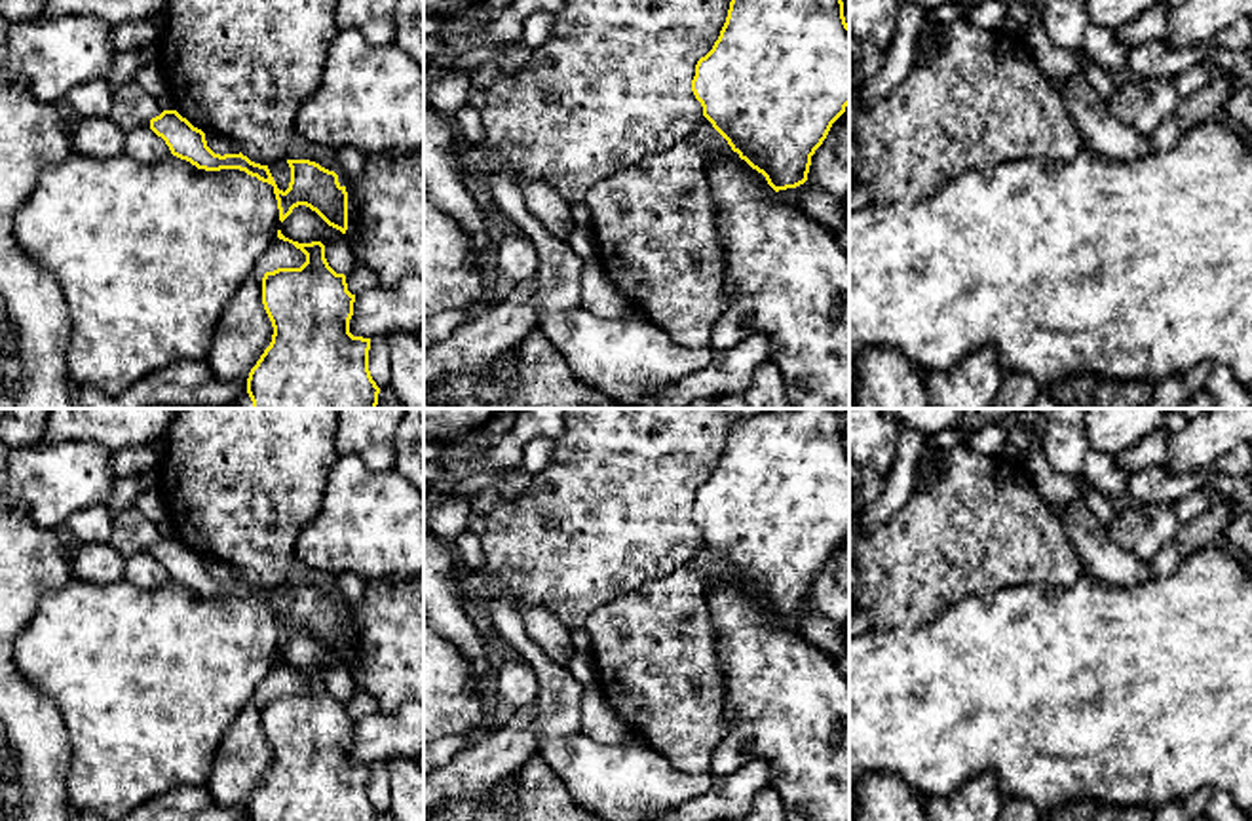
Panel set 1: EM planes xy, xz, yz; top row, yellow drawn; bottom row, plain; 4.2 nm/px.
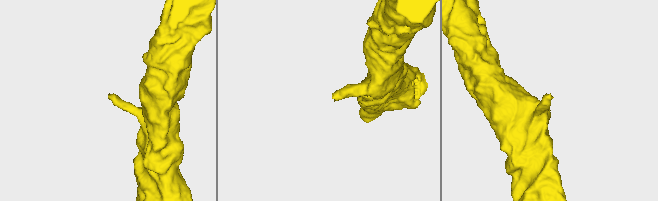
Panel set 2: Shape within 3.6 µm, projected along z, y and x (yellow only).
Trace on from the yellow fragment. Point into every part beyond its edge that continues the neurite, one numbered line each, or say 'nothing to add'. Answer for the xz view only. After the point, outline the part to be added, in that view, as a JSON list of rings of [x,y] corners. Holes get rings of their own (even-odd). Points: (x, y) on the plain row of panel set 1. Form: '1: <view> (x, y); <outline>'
nothing to add

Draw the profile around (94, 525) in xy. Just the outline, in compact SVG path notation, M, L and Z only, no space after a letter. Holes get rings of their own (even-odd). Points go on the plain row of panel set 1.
M93 506L72 513L65 526L76 544L106 544L114 530L114 517L106 506Z

